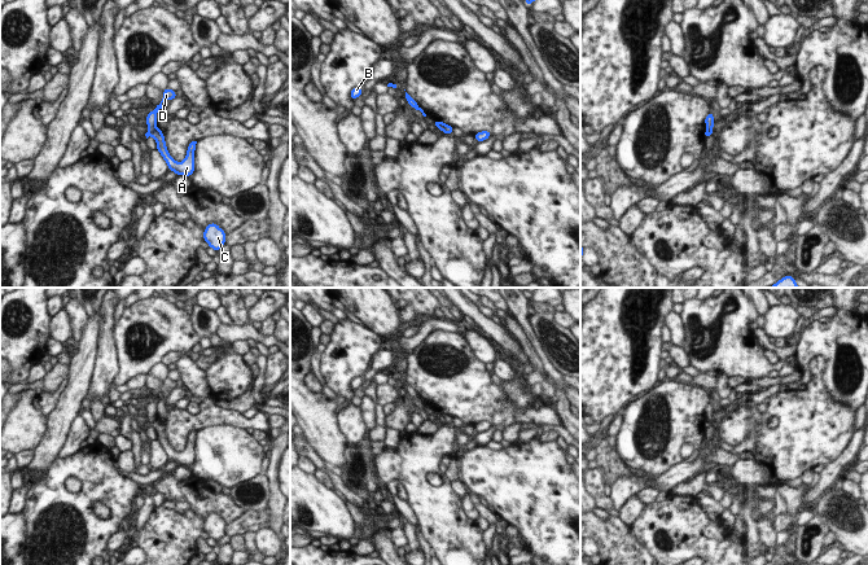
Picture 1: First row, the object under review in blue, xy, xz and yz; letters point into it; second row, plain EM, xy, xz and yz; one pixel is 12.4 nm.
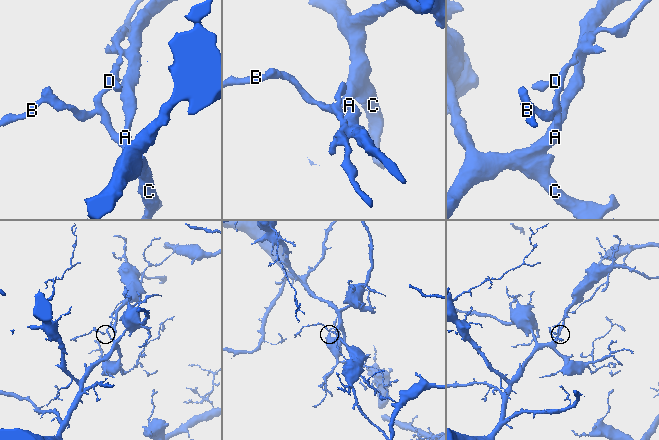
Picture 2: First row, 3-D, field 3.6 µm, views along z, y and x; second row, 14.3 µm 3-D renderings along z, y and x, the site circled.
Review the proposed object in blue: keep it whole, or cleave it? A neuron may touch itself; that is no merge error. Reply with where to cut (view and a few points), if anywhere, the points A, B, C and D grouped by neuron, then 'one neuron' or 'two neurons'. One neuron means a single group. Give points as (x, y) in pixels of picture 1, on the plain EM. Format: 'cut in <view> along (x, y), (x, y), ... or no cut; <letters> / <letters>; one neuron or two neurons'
cut in xy along (157, 419), (148, 423); A B C / D; two neurons

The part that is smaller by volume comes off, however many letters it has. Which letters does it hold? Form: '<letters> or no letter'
D

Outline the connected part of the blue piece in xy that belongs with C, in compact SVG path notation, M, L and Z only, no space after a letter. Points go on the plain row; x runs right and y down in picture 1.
M210 513L203 521L203 531L209 534L209 538L219 542L225 534L225 522L216 513Z

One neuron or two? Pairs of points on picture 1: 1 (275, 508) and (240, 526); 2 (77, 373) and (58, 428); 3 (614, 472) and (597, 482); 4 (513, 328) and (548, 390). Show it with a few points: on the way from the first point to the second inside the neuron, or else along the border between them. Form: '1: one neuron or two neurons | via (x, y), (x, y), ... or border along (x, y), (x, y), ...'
1: two neurons | border along (267, 506), (270, 526)
2: one neuron | via (77, 386), (62, 415)
3: two neurons | border along (599, 467), (605, 469), (606, 484)
4: one neuron | via (525, 344), (538, 364), (538, 375)

